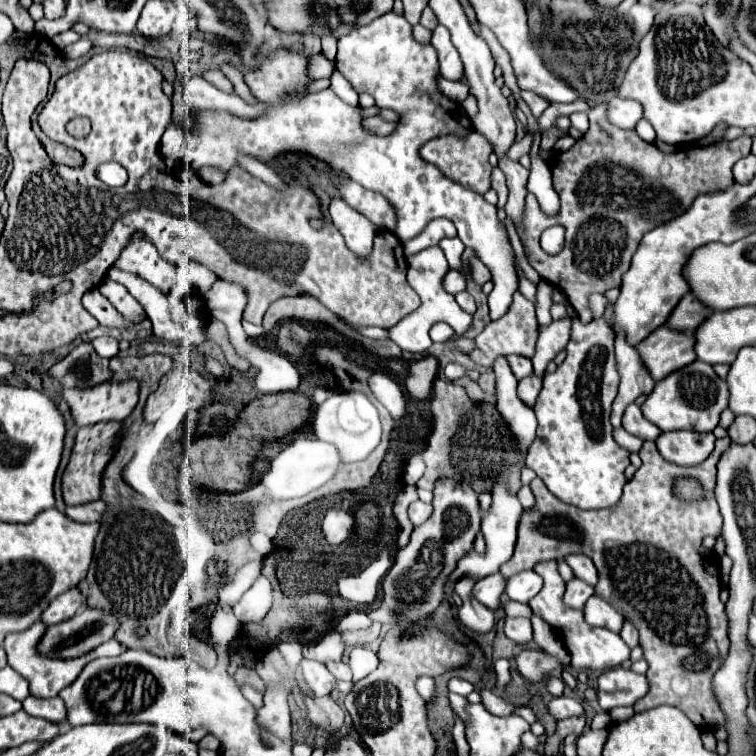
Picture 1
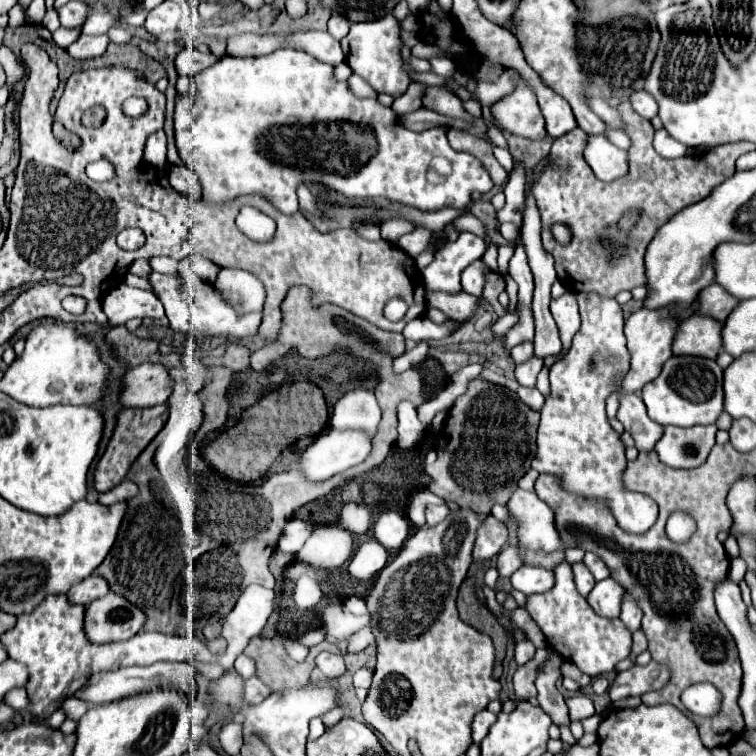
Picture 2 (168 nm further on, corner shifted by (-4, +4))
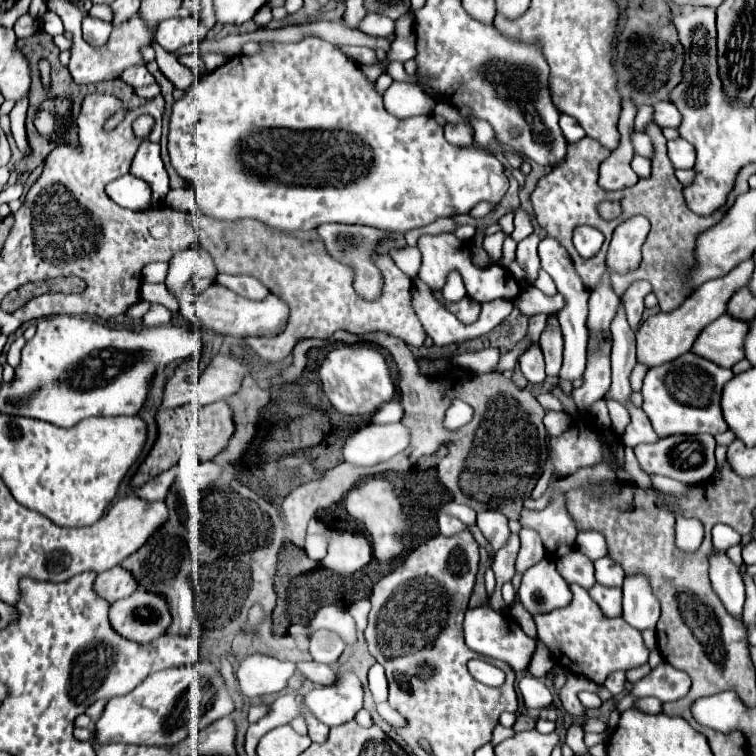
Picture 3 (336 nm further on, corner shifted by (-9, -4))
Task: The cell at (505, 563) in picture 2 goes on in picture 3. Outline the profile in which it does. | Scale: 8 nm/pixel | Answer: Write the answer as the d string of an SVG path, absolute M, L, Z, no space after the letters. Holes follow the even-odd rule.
M523 527L519 531L519 537L521 537L521 551L517 555L515 569L519 573L523 573L523 571L527 571L529 567L533 567L537 561L541 561L545 557L545 547L541 543L541 537L533 529Z

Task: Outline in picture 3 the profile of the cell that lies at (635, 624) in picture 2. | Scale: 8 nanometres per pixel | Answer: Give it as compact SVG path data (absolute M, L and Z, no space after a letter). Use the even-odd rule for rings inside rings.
M629 575L623 583L623 617L625 621L643 631L655 629L661 615L661 605L651 591L651 583L645 575Z

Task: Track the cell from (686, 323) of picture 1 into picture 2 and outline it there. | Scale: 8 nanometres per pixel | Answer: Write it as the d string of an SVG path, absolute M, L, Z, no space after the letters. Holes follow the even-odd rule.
M712 283L698 293L698 307L694 309L694 313L712 317L716 321L724 321L724 317L728 317L730 309L734 309L736 303L738 301L734 297L728 297L728 293L720 289L720 285Z

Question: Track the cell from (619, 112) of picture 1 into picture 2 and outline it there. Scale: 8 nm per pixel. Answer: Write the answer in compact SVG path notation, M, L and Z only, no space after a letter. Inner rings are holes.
M636 91L630 95L630 103L632 109L642 117L642 119L652 119L658 113L658 105L654 101L654 97L646 91Z

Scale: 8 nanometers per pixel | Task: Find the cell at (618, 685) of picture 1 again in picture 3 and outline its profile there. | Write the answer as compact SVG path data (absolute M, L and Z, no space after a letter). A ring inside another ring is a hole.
M659 663L649 675L633 685L635 697L657 697L661 701L677 701L691 689L691 679L685 671L675 669L669 663Z

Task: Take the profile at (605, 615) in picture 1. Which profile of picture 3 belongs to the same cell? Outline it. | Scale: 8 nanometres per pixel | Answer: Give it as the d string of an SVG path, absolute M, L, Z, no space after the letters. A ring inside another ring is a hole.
M595 583L589 589L591 599L601 607L601 611L609 617L621 615L621 589L619 587L603 587Z

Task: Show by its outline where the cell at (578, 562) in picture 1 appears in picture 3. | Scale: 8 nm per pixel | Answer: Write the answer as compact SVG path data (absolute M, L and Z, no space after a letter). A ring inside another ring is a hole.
M601 557L595 561L595 579L605 587L621 587L625 581L625 571L613 559Z

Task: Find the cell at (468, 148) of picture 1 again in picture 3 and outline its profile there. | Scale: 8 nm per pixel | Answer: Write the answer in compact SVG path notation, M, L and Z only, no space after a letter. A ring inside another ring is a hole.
M445 123L445 139L453 145L469 145L473 127L469 123Z

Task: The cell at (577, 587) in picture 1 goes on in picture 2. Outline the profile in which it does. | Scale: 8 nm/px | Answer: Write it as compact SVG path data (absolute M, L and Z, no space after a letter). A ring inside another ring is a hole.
M574 563L572 565L572 571L574 571L574 583L576 583L576 589L582 597L588 597L588 593L594 589L596 585L596 579L592 577L592 573L588 571L588 567L584 563Z

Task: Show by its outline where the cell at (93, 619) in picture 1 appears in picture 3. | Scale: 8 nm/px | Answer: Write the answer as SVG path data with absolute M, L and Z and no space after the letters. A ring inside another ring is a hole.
M137 591L111 605L109 619L113 629L137 643L149 643L163 635L171 625L167 601L149 591Z

